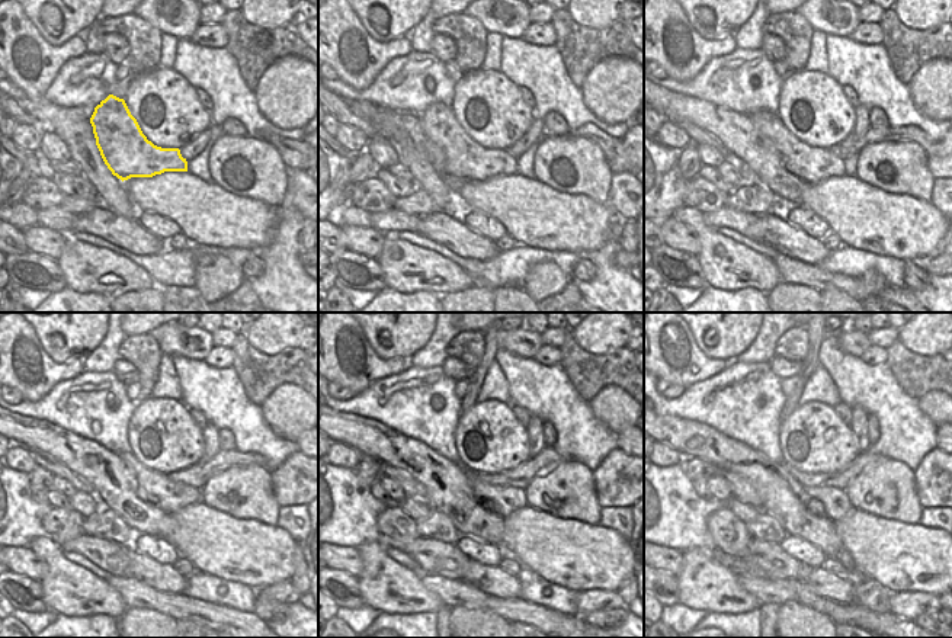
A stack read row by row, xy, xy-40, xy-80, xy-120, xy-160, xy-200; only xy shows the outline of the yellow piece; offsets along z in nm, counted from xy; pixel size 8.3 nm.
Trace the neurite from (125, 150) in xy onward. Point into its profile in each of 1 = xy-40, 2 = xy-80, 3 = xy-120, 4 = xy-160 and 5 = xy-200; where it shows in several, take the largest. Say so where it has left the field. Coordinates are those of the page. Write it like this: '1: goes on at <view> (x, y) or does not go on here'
1: goes on at xy-40 (465, 159)
2: goes on at xy-80 (811, 164)
3: goes on at xy-120 (157, 489)
4: goes on at xy-160 (503, 500)
5: goes on at xy-200 (837, 506)

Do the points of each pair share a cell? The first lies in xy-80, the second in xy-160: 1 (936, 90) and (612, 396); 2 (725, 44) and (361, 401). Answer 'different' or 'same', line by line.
1: same
2: different

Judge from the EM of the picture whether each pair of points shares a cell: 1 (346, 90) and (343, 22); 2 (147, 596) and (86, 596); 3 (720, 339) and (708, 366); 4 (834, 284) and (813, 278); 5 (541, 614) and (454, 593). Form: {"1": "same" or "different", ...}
{"1": "different", "2": "different", "3": "different", "4": "same", "5": "same"}

